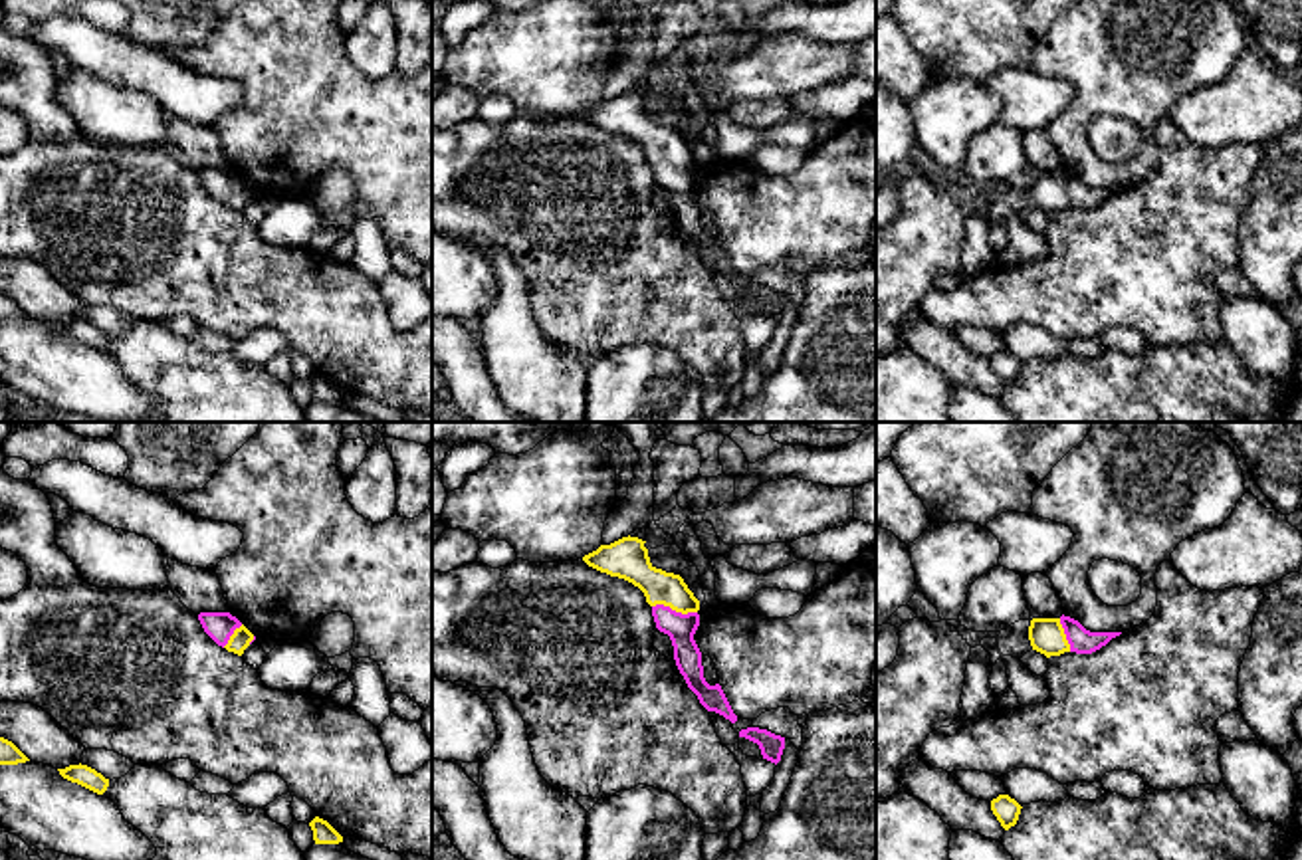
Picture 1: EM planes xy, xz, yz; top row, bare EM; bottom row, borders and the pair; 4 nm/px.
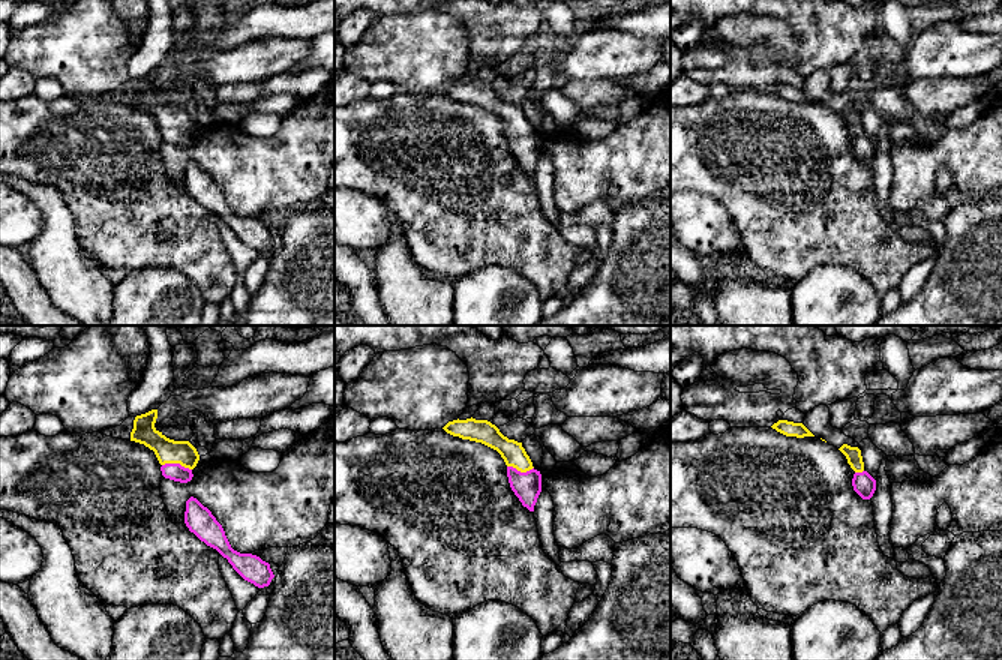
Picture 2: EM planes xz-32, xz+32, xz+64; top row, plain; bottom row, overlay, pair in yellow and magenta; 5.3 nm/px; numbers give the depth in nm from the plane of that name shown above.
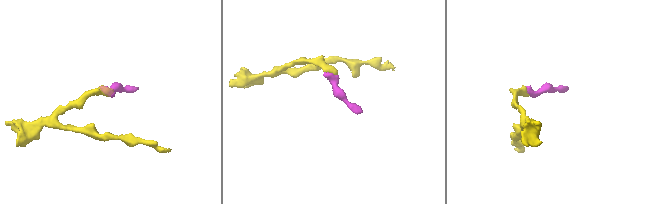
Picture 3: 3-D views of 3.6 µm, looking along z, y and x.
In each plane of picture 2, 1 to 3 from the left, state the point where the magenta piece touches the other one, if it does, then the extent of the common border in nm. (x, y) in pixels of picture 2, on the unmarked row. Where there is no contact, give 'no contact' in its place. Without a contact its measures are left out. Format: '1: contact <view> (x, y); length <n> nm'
1: contact xz-32 (177, 126); length 160 nm
2: contact xz+32 (521, 135); length 140 nm
3: contact xz+64 (858, 135); length 50 nm

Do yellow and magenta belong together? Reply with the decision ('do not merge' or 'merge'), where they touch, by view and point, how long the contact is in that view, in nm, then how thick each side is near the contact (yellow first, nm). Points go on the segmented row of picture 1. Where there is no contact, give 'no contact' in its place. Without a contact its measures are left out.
merge | xz (674, 609) | 190 nm | 140/120 nm

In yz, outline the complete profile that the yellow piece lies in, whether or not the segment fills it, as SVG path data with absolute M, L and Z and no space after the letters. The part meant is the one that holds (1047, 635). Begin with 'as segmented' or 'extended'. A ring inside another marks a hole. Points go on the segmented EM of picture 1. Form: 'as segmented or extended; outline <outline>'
extended; outline M1070 616L1060 618L1032 618L1029 626L1029 640L1032 650L1050 656L1064 652L1092 654L1106 646L1122 632L1090 632Z

